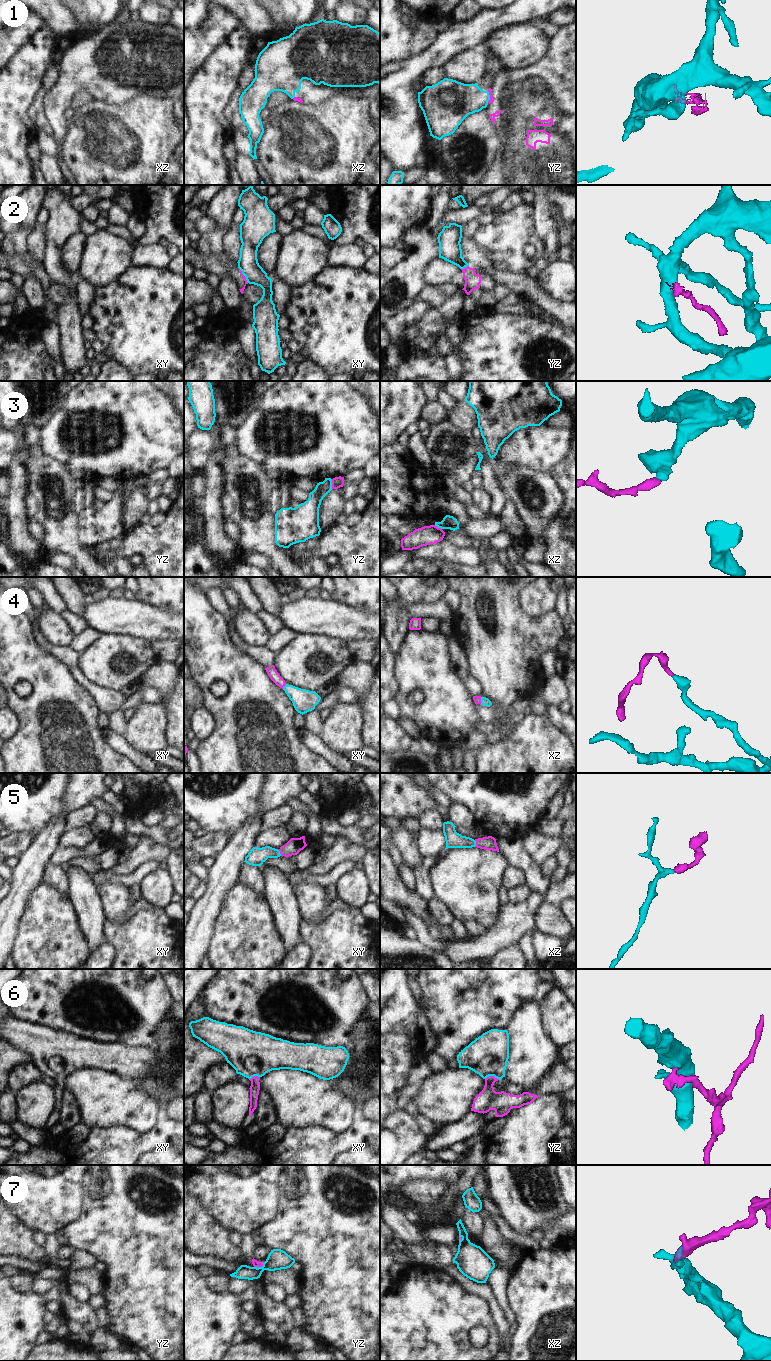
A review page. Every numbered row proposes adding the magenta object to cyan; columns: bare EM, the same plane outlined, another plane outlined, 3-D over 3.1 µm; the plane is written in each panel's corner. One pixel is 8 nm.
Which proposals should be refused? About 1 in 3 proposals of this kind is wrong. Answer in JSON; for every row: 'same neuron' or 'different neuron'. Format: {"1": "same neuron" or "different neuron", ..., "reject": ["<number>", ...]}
{"1": "different neuron", "2": "different neuron", "3": "different neuron", "4": "same neuron", "5": "same neuron", "6": "same neuron", "7": "different neuron", "reject": ["1", "2", "3", "7"]}

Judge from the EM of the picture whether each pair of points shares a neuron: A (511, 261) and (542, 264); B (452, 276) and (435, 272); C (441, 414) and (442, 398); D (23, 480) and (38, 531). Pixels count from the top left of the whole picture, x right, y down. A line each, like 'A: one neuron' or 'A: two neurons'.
A: two neurons
B: one neuron
C: two neurons
D: two neurons

